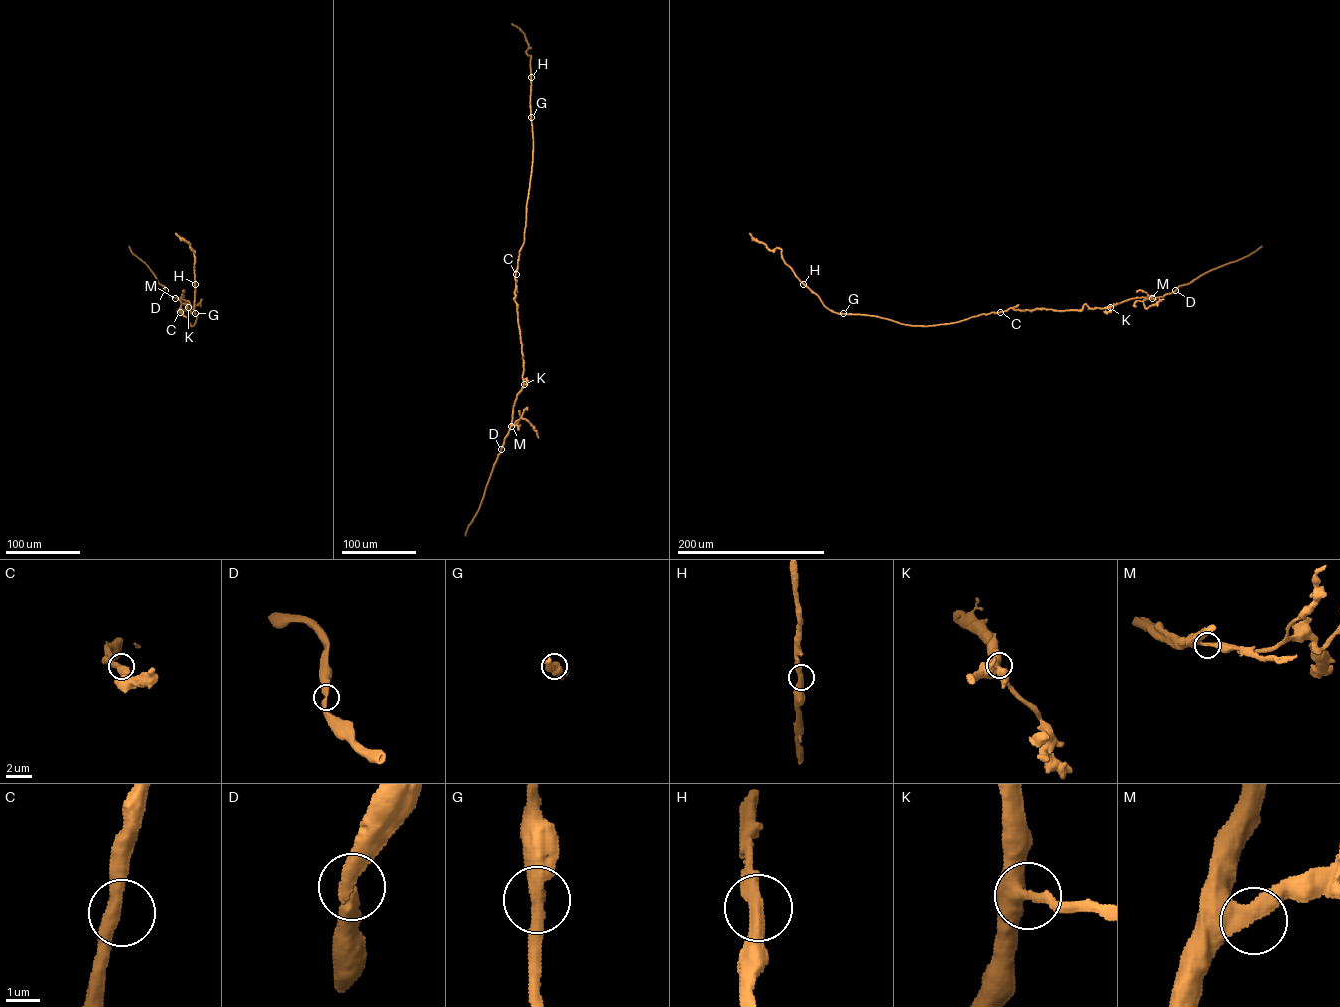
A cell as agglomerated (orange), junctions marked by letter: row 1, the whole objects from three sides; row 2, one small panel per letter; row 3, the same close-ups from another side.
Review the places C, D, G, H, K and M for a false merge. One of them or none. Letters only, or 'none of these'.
none of these

